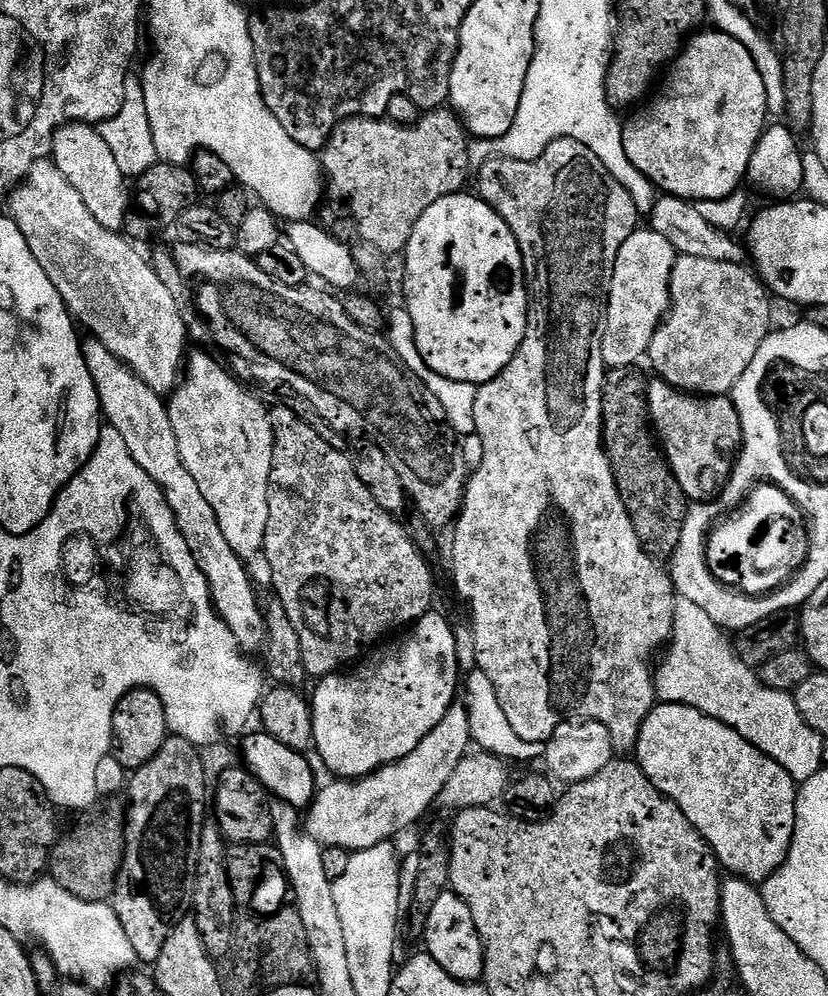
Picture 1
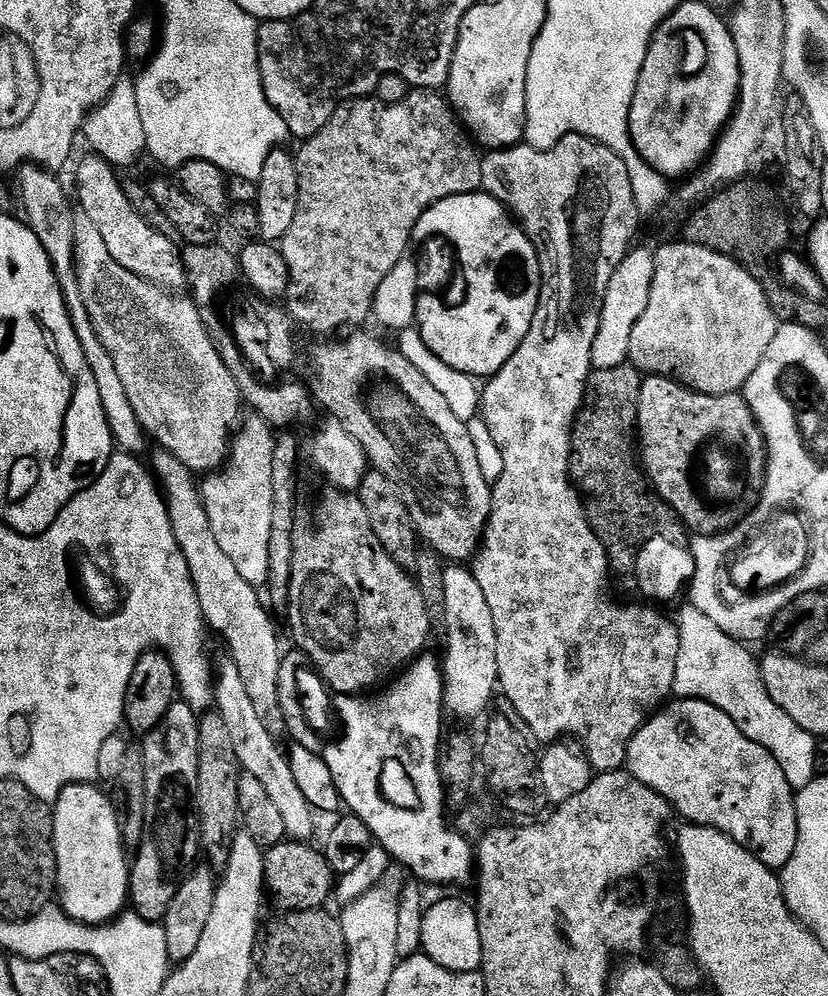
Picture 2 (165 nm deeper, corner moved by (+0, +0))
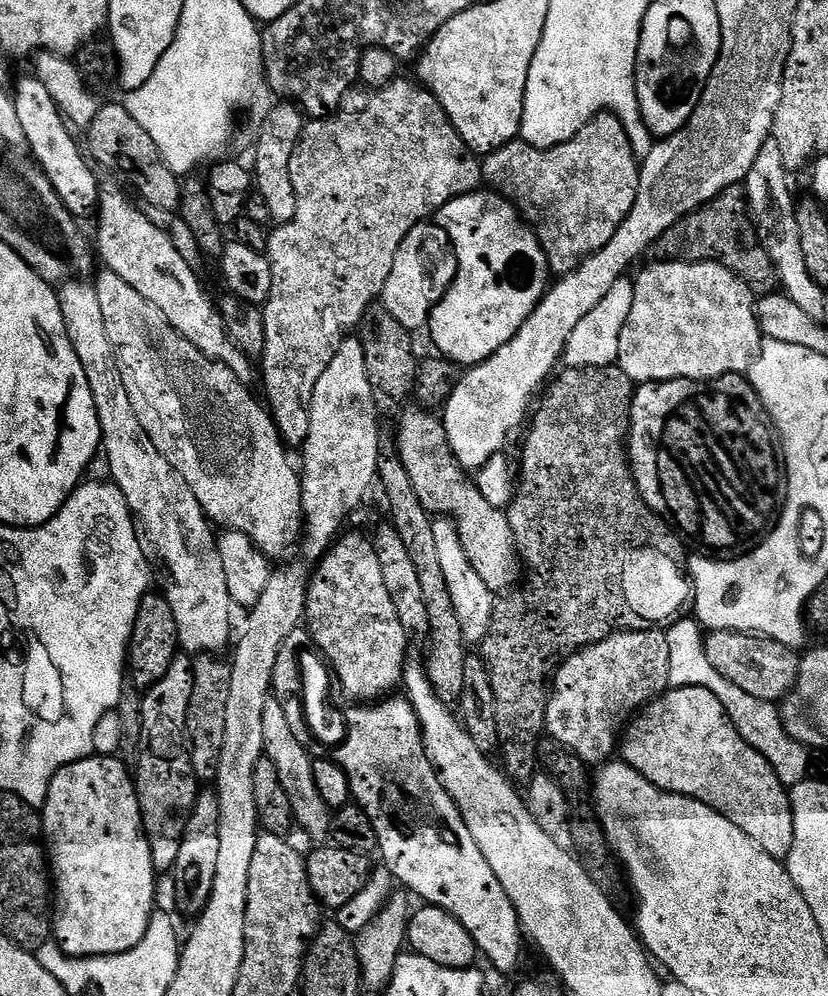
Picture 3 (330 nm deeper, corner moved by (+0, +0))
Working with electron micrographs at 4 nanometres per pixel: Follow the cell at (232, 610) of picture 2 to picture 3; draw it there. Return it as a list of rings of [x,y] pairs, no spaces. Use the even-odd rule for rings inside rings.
[[[269,698],[262,713],[262,742],[264,755],[274,762],[274,770],[278,770],[278,778],[286,789],[286,798],[290,798],[292,814],[297,825],[300,824],[312,836],[327,837],[330,832],[330,809],[322,802],[322,794],[318,794],[318,786],[314,786],[313,756],[294,739],[290,726],[286,723],[286,713],[274,698]]]

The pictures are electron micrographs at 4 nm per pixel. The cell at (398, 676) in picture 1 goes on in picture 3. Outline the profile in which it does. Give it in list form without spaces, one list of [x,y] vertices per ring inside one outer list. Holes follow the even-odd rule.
[[[384,698],[379,702],[373,703],[371,706],[352,706],[352,709],[346,712],[347,719],[347,736],[343,743],[335,749],[334,759],[340,765],[340,769],[346,774],[349,786],[352,787],[351,799],[359,804],[360,809],[370,818],[370,822],[374,822],[374,834],[376,835],[376,847],[378,856],[381,856],[383,867],[388,868],[392,872],[393,881],[400,880],[405,889],[413,897],[421,896],[423,903],[428,906],[435,906],[444,912],[449,912],[454,919],[462,922],[462,926],[466,926],[466,934],[470,934],[470,938],[474,938],[476,943],[476,951],[481,957],[484,956],[497,968],[500,972],[512,972],[520,964],[520,959],[524,956],[525,937],[522,935],[520,919],[516,913],[516,908],[510,902],[510,898],[506,894],[506,890],[502,890],[502,882],[498,882],[498,878],[494,875],[494,870],[490,870],[490,862],[486,862],[486,858],[482,858],[482,850],[478,850],[478,844],[474,842],[474,838],[470,838],[470,830],[466,826],[466,822],[462,818],[462,814],[456,808],[456,803],[450,798],[450,794],[444,788],[444,783],[440,781],[440,777],[436,774],[436,768],[428,755],[424,753],[424,738],[420,734],[420,723],[415,712],[412,711],[412,705],[407,699],[388,700],[392,698]]]

